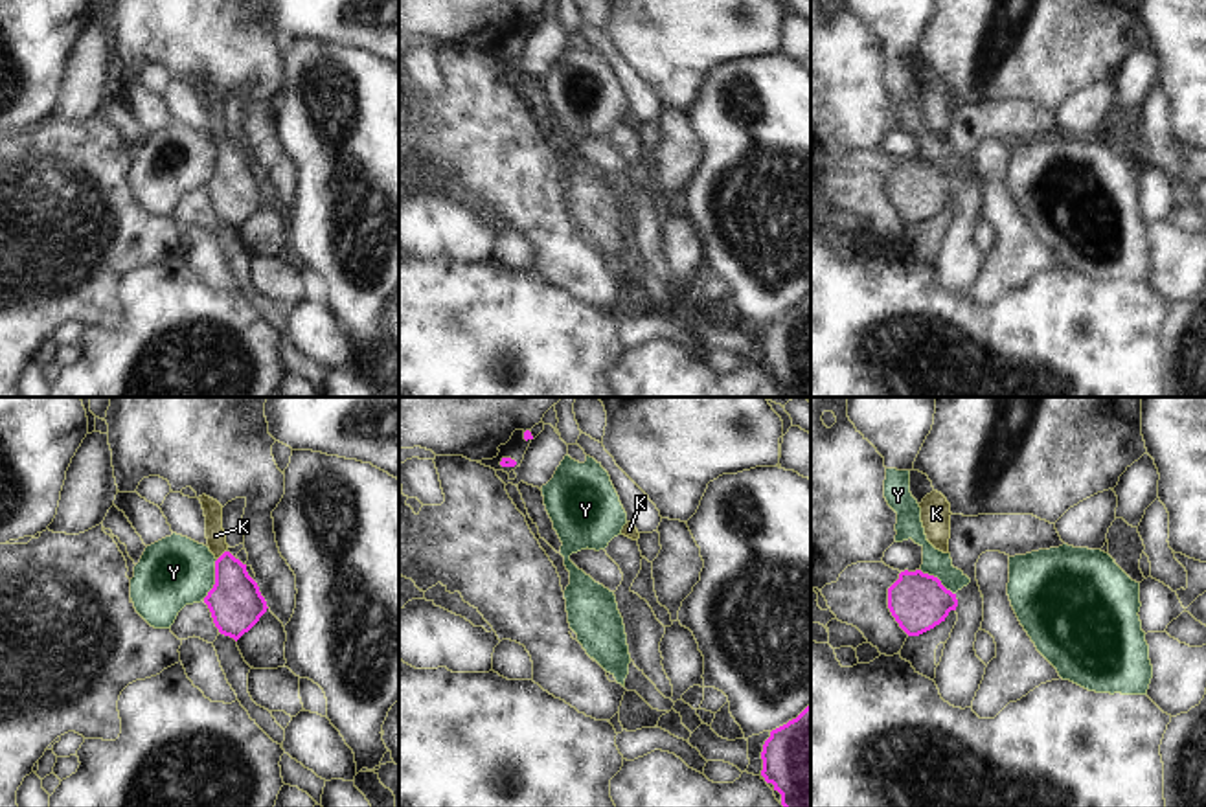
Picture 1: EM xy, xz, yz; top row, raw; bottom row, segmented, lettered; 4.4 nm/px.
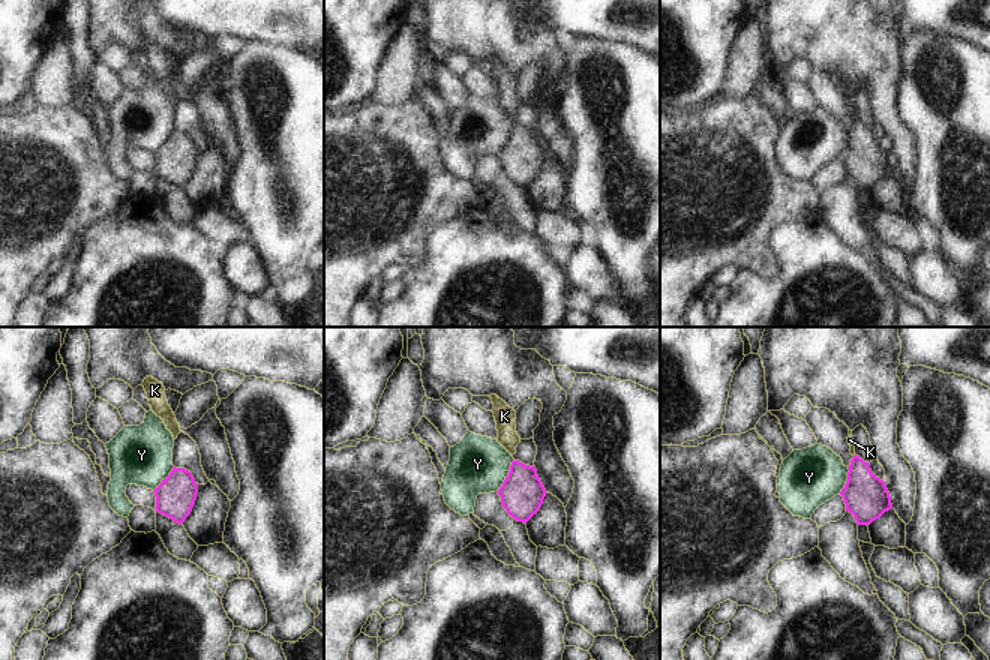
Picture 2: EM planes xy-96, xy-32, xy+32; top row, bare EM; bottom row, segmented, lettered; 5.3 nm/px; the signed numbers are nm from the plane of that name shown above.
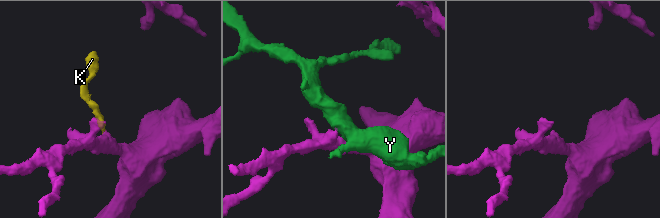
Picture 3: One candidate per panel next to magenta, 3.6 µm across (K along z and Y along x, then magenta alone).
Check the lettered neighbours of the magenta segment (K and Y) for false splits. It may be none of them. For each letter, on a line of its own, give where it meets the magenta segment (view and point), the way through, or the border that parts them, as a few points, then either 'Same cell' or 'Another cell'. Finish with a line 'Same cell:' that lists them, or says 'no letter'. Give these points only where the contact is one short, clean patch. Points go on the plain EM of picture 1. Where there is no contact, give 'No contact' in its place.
K: Touches magenta at xy (221, 144). Path across: xy (236, 192), (230, 160), (221, 144), (216, 124). Same cell
Y: Touches magenta at xy (216, 168). Another cell
Same cell: K.

